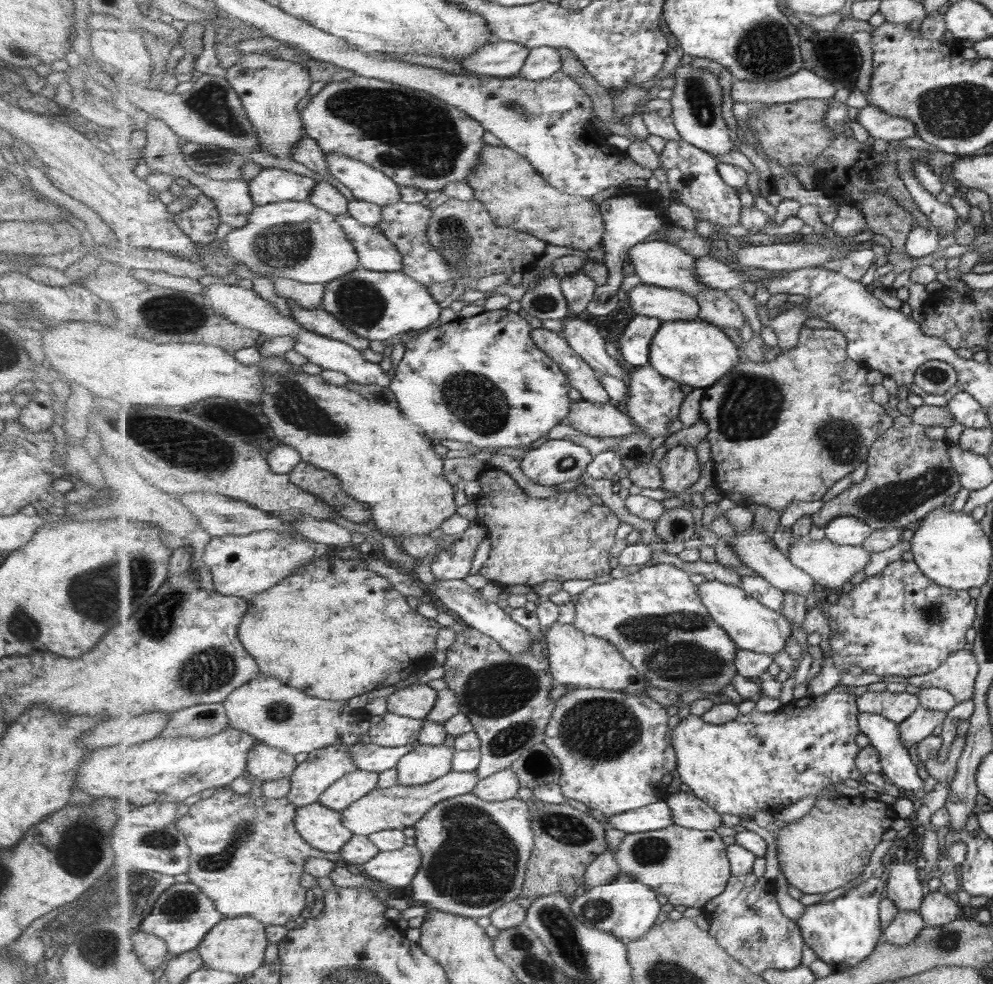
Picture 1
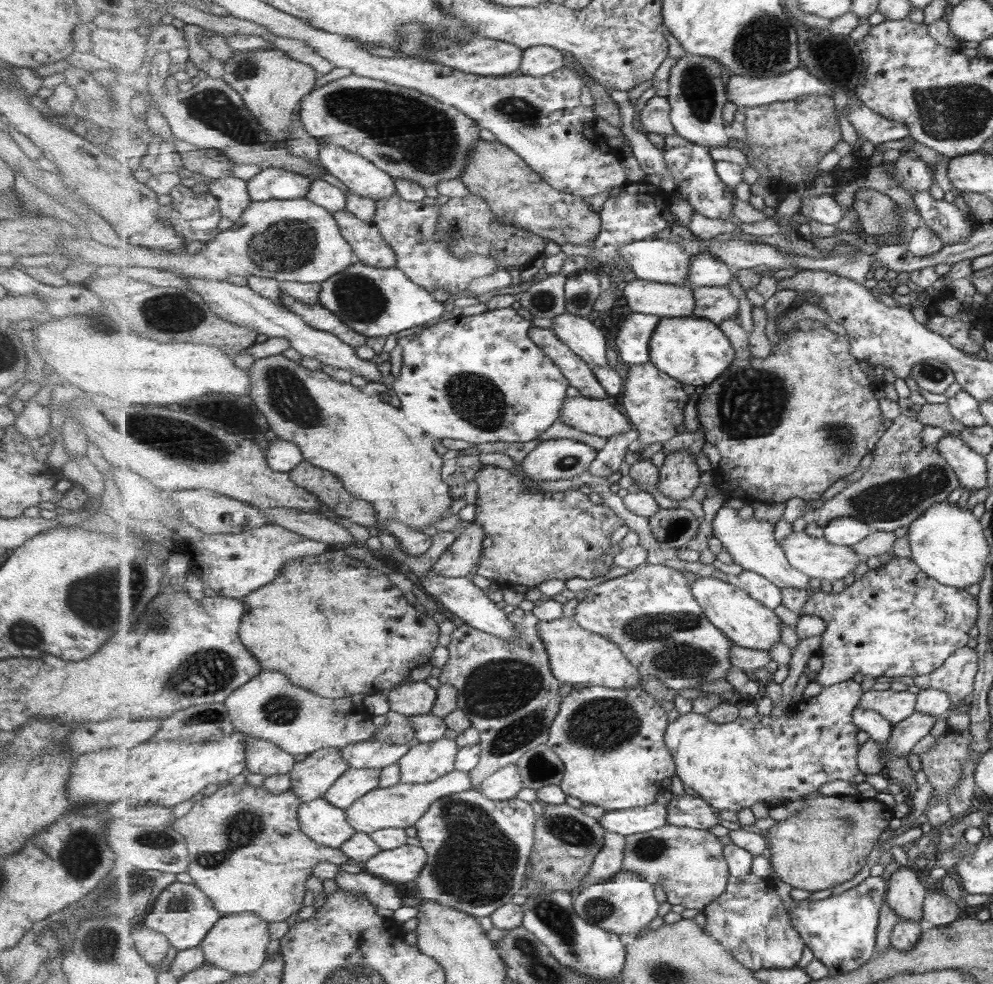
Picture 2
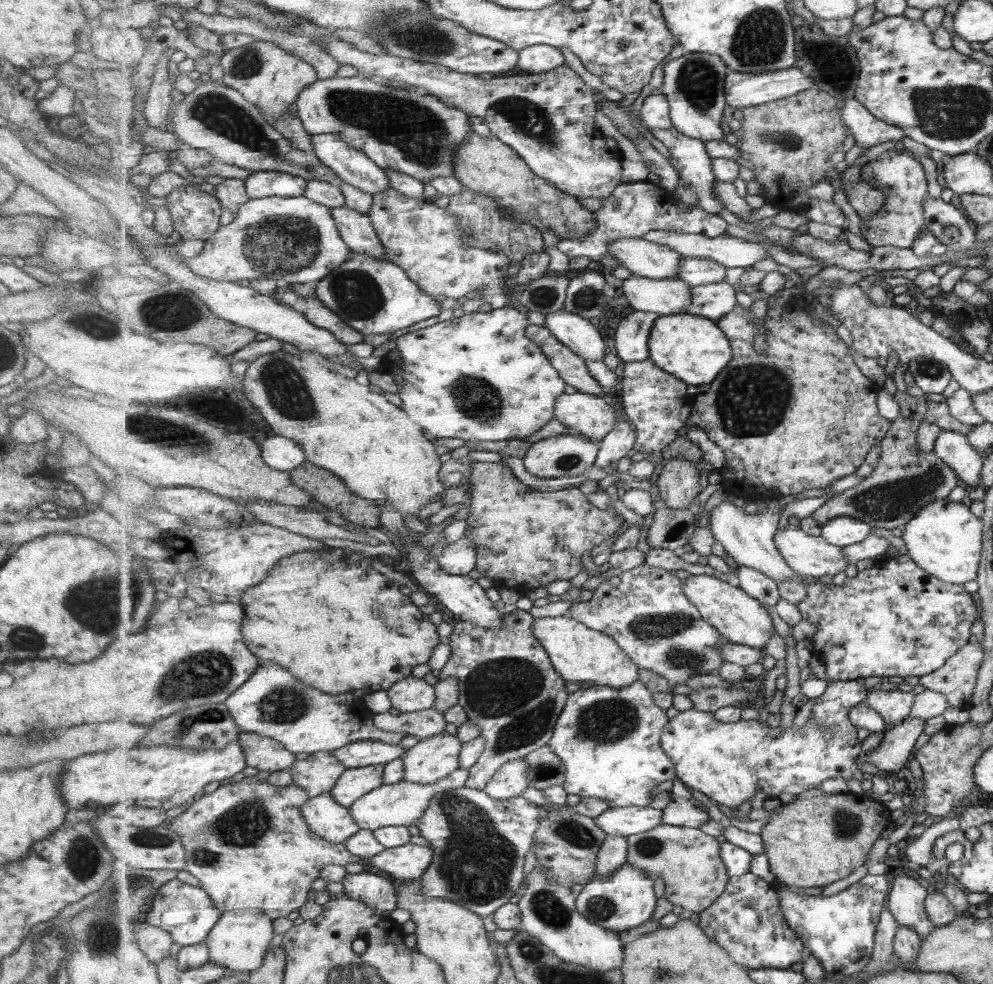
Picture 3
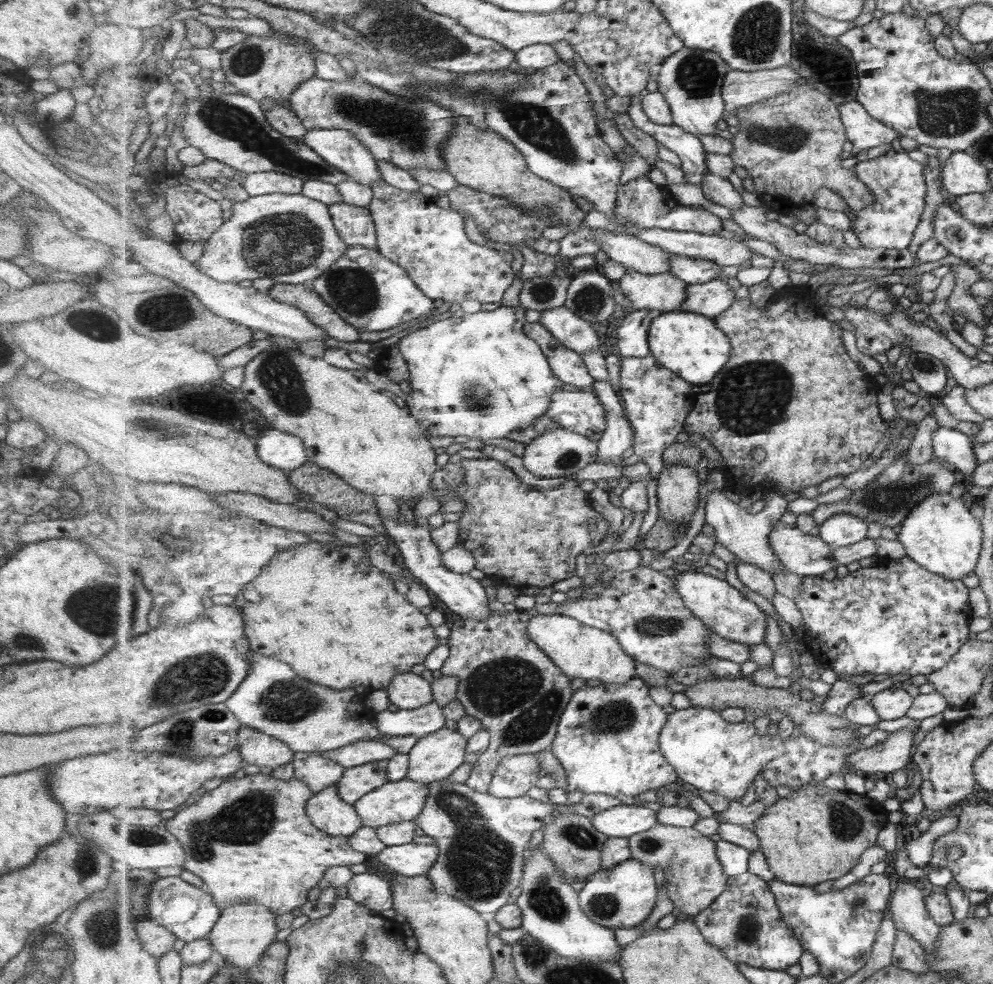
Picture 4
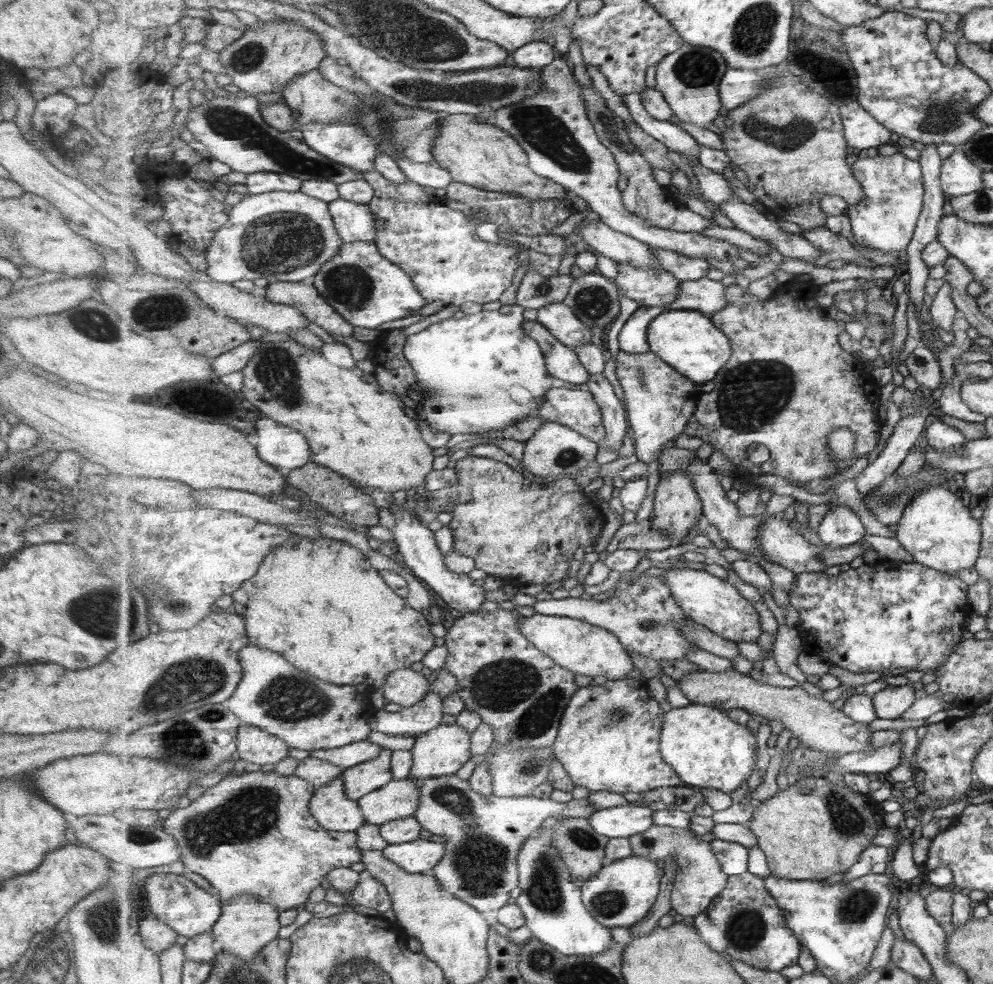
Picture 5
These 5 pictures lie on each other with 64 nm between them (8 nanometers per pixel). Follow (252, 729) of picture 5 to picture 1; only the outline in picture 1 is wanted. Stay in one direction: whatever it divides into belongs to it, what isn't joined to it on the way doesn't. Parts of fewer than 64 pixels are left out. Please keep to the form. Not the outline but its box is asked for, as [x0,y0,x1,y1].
[248,741,297,782]

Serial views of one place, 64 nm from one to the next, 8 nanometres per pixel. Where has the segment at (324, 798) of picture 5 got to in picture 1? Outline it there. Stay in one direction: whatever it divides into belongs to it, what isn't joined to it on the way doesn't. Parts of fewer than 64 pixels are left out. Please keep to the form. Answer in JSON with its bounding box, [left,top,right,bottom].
[296,802,354,852]

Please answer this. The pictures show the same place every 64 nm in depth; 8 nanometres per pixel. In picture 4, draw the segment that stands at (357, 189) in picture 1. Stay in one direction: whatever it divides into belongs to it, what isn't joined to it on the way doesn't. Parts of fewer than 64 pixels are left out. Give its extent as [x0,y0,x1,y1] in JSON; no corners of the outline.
[306,128,381,187]

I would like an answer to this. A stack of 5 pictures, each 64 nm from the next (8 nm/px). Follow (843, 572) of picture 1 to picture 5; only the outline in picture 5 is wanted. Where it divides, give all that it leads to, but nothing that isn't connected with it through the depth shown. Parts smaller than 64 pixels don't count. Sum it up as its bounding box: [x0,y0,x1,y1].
[759,516,827,575]

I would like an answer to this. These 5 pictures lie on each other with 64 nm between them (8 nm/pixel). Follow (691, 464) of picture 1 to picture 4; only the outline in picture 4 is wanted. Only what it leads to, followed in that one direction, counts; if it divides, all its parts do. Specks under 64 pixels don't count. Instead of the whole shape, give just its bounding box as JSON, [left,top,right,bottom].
[657,463,701,523]

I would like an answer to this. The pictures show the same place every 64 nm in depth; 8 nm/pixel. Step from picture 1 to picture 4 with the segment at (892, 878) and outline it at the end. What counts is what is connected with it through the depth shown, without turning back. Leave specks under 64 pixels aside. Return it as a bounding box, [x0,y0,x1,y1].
[889,880,942,954]

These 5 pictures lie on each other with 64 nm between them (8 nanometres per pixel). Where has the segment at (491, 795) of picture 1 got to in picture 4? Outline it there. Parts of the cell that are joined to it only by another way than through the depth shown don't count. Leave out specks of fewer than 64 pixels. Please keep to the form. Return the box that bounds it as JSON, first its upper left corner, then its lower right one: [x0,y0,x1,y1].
[488,753,541,799]

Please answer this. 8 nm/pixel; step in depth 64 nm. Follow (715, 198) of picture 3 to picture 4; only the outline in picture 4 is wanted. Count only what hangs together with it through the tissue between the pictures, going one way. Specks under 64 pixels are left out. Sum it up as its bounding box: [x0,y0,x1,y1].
[627,95,709,187]

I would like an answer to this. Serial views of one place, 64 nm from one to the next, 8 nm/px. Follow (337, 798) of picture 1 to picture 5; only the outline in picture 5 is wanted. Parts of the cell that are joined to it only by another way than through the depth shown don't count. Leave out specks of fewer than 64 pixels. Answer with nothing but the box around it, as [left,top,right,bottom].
[342,748,395,800]

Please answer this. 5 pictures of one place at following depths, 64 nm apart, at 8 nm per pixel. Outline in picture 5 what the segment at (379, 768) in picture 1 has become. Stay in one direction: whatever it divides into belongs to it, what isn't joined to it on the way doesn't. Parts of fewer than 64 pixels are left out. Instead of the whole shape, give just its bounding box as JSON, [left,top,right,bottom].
[309,740,383,769]

